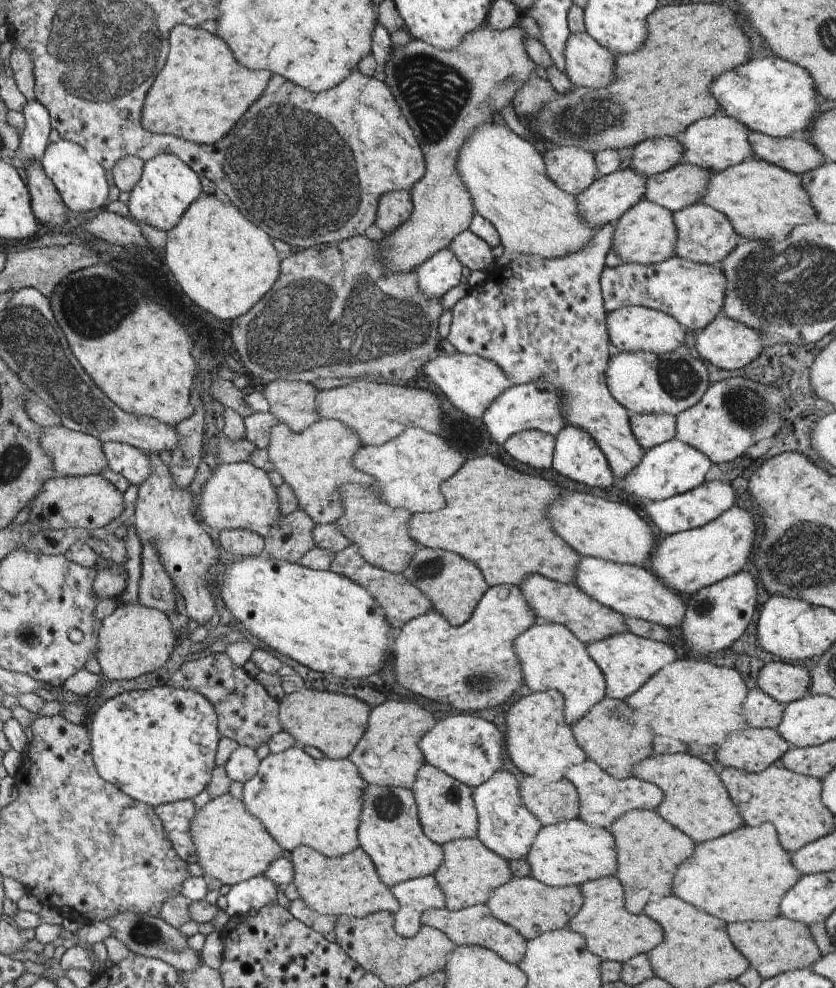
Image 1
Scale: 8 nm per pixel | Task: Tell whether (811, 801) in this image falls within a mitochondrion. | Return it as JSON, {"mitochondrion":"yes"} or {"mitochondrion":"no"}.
{"mitochondrion":"no"}

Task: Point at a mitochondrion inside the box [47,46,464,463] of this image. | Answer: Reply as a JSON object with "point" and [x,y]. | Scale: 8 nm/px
{"point":[310,321]}

